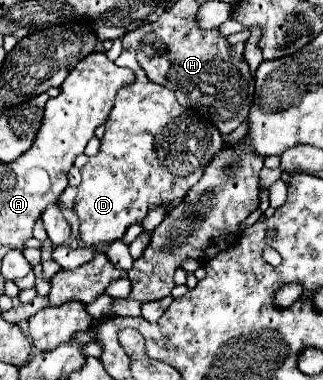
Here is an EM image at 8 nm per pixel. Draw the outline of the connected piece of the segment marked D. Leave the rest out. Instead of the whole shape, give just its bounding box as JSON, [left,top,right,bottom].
[77,50,223,246]

